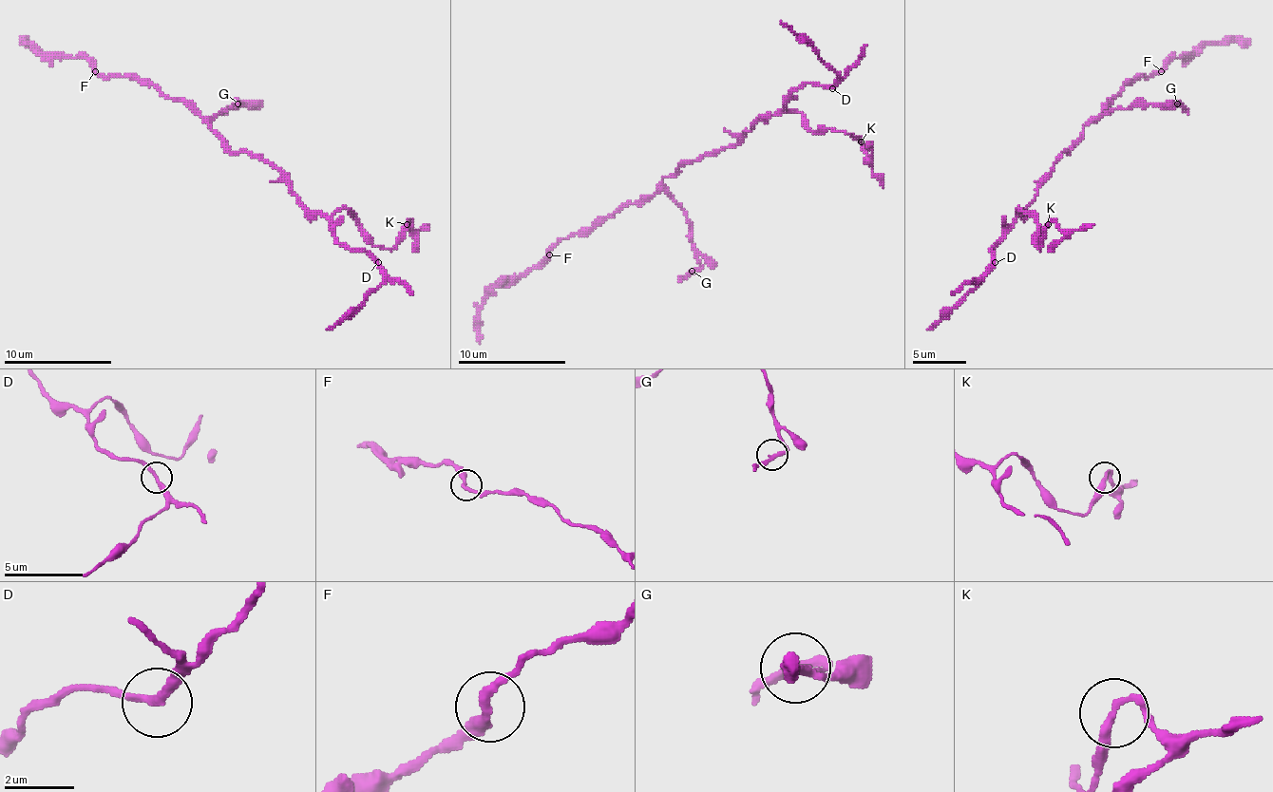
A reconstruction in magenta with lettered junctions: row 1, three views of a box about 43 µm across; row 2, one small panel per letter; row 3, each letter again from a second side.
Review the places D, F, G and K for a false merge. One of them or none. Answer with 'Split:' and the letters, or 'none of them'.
Split: none of them

